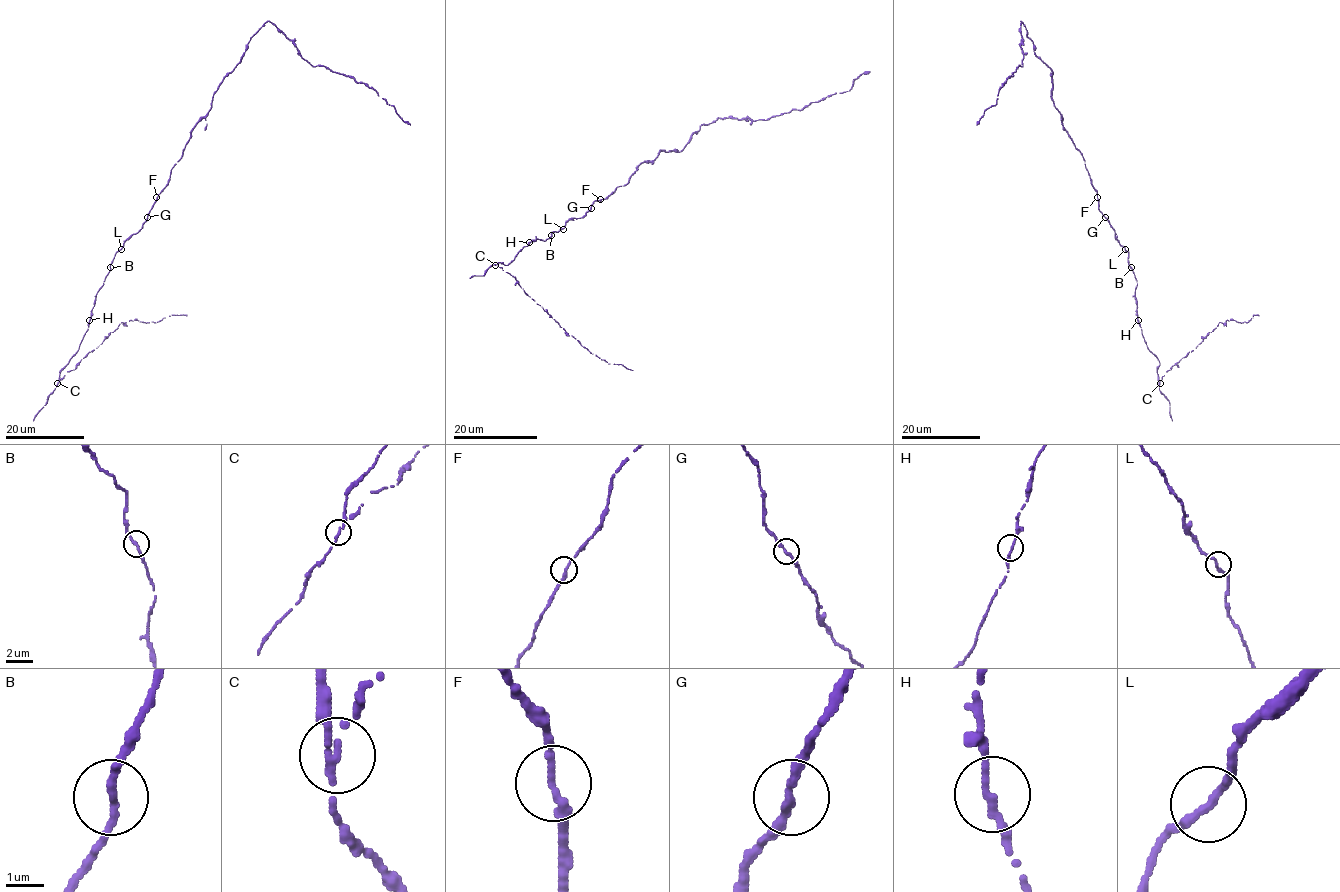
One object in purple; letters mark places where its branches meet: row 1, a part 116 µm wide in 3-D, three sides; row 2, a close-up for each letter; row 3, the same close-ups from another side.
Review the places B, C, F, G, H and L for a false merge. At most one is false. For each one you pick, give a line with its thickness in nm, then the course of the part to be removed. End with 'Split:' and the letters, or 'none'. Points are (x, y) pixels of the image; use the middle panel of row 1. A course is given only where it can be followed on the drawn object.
C: Thickness 190 nm. Course of the part to remove: (495, 265), (514, 277), (519, 285), (567, 335), (608, 364), (621, 364), (633, 370)
Split: C

